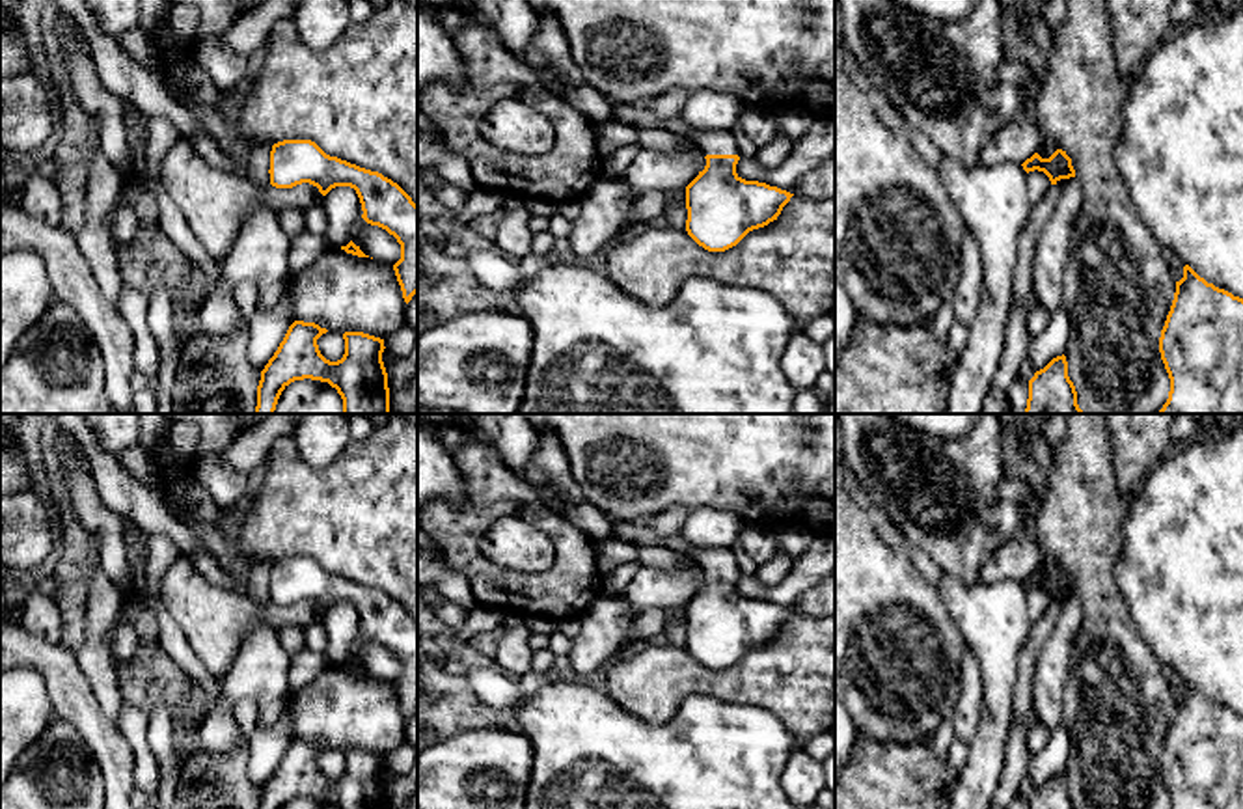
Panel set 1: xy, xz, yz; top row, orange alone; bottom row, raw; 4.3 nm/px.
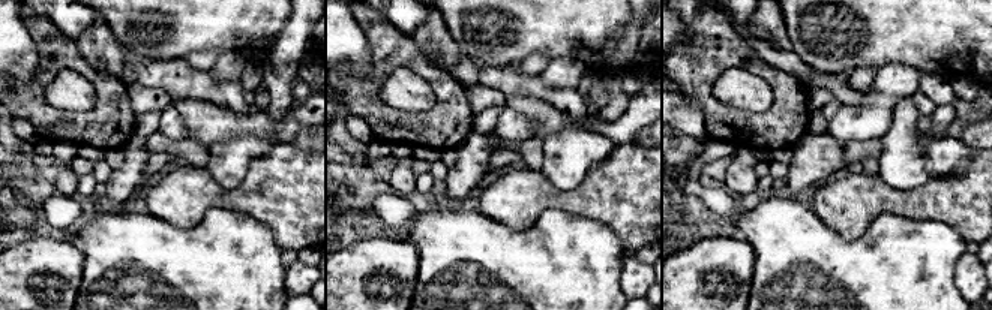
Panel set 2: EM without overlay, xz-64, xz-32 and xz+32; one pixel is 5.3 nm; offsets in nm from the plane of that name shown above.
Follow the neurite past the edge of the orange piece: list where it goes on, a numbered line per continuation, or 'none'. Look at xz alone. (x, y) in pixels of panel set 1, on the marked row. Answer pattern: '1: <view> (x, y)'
1: xz (640, 114)

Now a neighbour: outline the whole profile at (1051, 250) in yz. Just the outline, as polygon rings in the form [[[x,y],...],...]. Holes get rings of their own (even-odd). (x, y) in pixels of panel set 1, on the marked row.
[[[1077,177],[1060,179],[1057,186],[1060,196],[1053,216],[1040,231],[1032,265],[1032,291],[1049,311],[1062,304],[1073,222],[1083,205],[1083,186]]]

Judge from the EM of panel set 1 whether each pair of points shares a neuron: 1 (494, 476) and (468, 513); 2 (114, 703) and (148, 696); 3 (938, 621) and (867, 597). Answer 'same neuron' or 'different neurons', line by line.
1: same neuron
2: different neurons
3: same neuron

